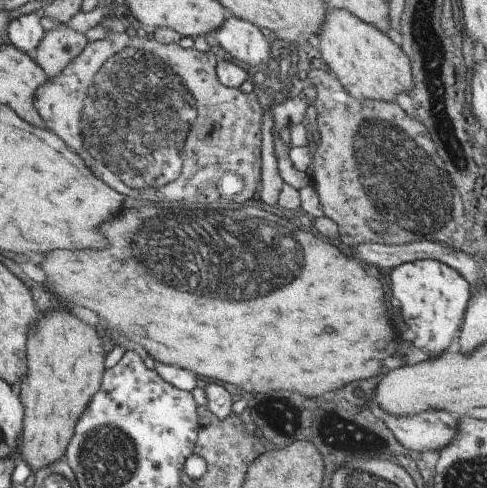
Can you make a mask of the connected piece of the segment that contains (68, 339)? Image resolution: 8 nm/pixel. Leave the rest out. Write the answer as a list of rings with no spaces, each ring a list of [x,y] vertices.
[[[50,310],[34,328],[30,338],[30,374],[24,379],[22,395],[26,407],[25,416],[25,453],[26,459],[36,472],[48,464],[55,463],[67,456],[67,452],[75,437],[79,420],[91,405],[96,393],[103,388],[106,372],[106,346],[100,330],[72,310]]]

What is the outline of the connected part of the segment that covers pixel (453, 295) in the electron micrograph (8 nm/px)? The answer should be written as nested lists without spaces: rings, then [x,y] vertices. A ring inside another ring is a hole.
[[[420,259],[409,263],[402,263],[394,267],[390,272],[390,284],[392,284],[392,296],[400,304],[402,316],[410,330],[414,332],[414,347],[429,354],[430,357],[437,357],[442,353],[450,351],[449,346],[456,331],[462,326],[462,318],[467,311],[466,305],[470,300],[470,283],[450,265],[434,259]]]

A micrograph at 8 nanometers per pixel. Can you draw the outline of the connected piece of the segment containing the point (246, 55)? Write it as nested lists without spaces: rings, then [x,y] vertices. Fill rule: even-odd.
[[[233,15],[223,27],[217,30],[216,38],[227,52],[251,66],[256,66],[256,64],[261,64],[262,66],[272,56],[272,38],[264,36],[262,27],[248,19]]]

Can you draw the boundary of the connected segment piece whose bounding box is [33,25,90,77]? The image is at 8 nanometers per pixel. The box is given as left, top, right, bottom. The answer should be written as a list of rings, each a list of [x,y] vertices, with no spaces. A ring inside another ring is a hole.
[[[70,25],[48,31],[33,57],[50,77],[58,76],[72,64],[90,44],[88,36]]]

